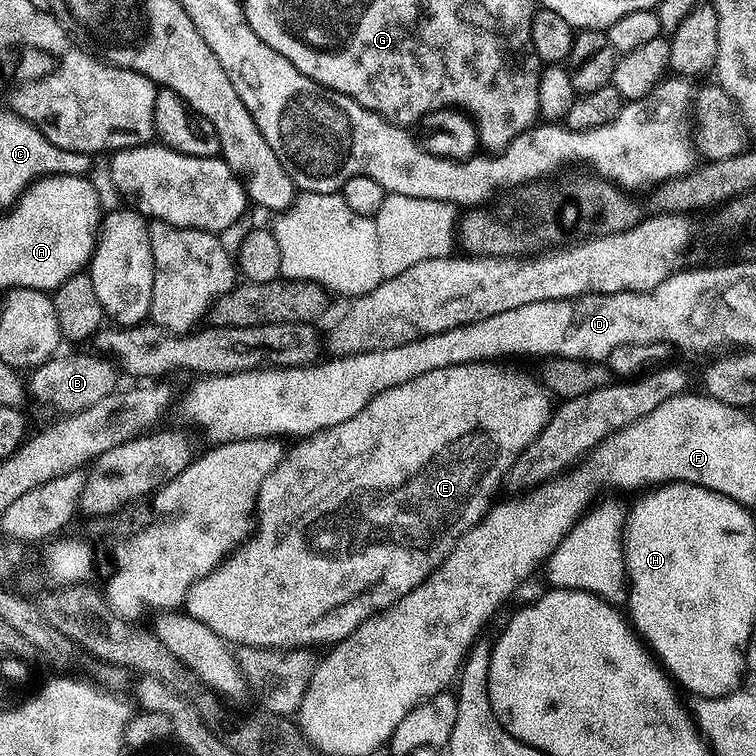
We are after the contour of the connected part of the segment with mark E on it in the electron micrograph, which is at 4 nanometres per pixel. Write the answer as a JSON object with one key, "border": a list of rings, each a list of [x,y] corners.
{"border":[[[485,362],[430,370],[430,374],[402,382],[400,388],[391,388],[378,394],[362,411],[354,414],[354,418],[295,443],[298,445],[285,453],[283,462],[262,484],[256,499],[258,523],[251,540],[206,578],[190,586],[188,597],[183,603],[187,615],[210,626],[214,634],[232,646],[312,648],[316,644],[327,645],[344,640],[363,620],[369,620],[371,616],[410,594],[410,590],[417,588],[451,554],[456,543],[484,517],[493,503],[492,495],[496,487],[507,477],[512,463],[522,454],[522,450],[526,450],[526,446],[530,446],[530,442],[534,442],[536,435],[548,422],[549,393],[535,379],[532,381],[526,376],[498,368],[495,363]]]}

